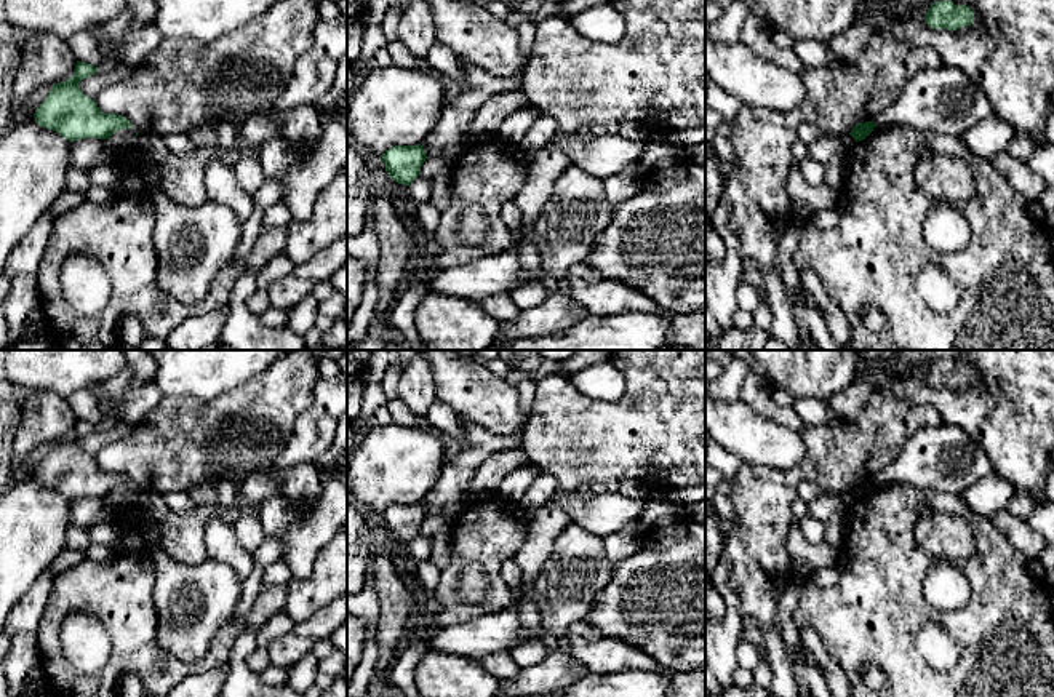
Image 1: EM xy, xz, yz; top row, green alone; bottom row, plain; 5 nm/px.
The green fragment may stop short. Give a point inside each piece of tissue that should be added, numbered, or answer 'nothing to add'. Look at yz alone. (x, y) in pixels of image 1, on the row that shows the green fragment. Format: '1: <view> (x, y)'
nothing to add

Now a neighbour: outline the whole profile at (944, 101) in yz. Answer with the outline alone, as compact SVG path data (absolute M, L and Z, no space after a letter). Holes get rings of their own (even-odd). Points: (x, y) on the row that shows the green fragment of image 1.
M956 67L915 74L875 125L905 125L924 133L961 136L993 115L987 96Z

